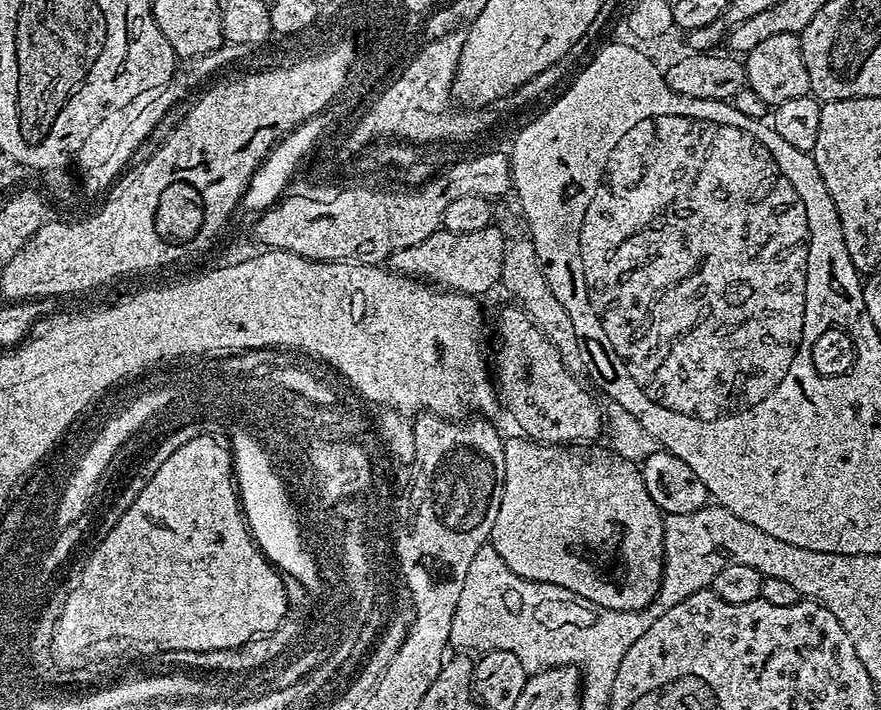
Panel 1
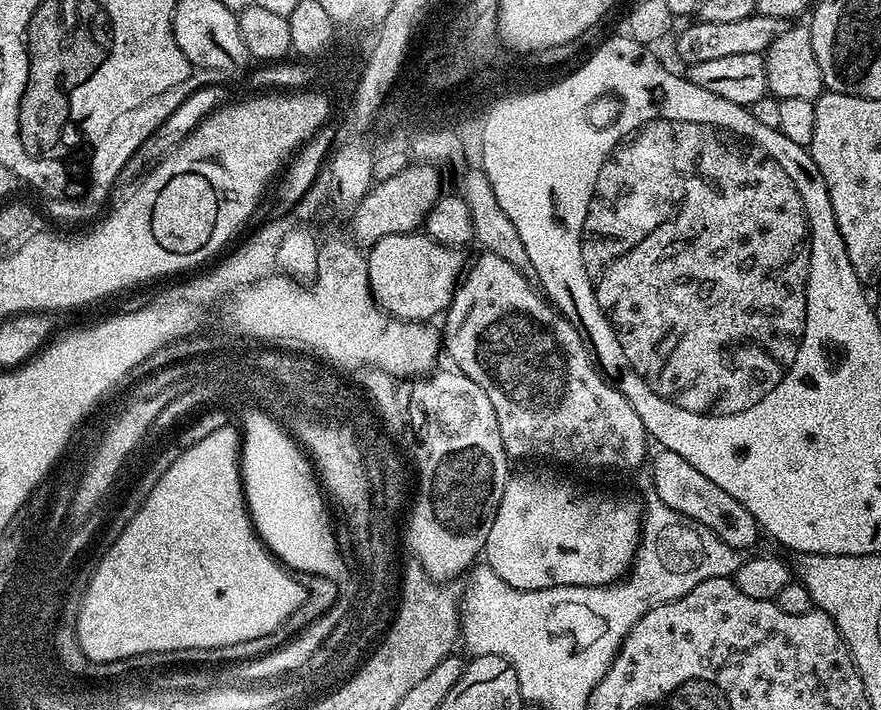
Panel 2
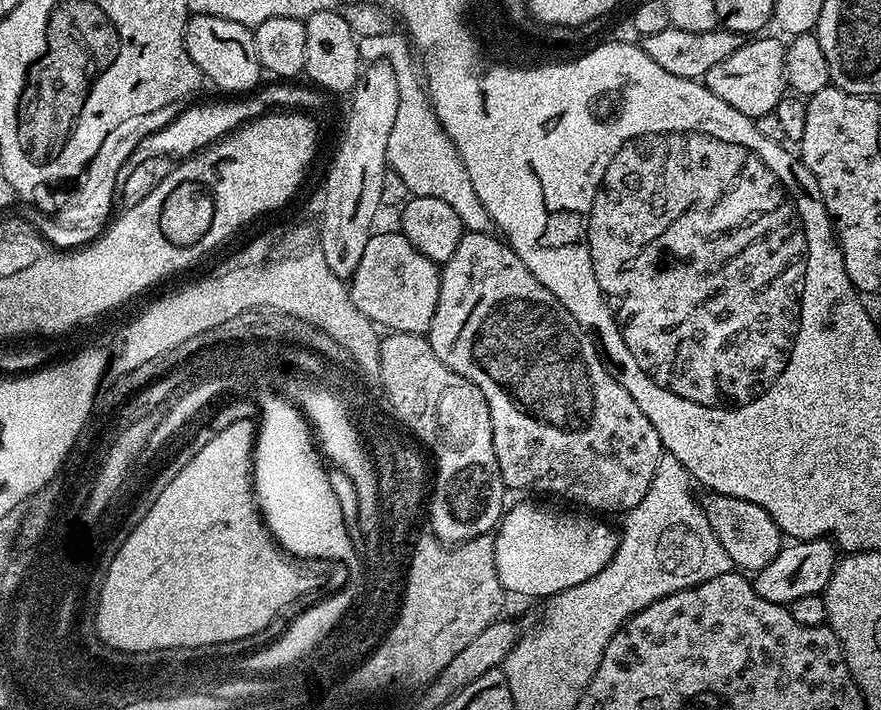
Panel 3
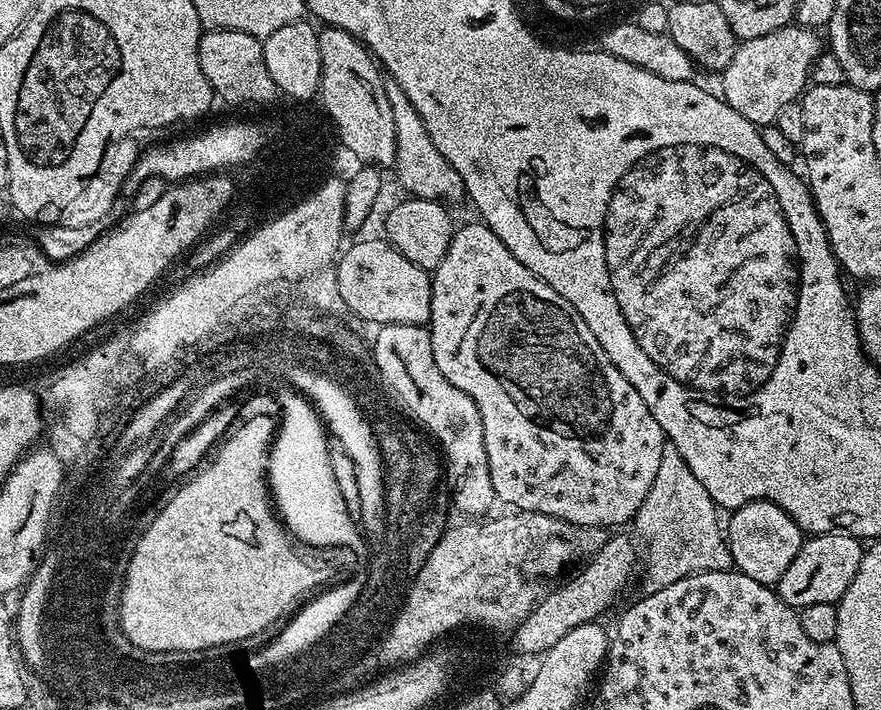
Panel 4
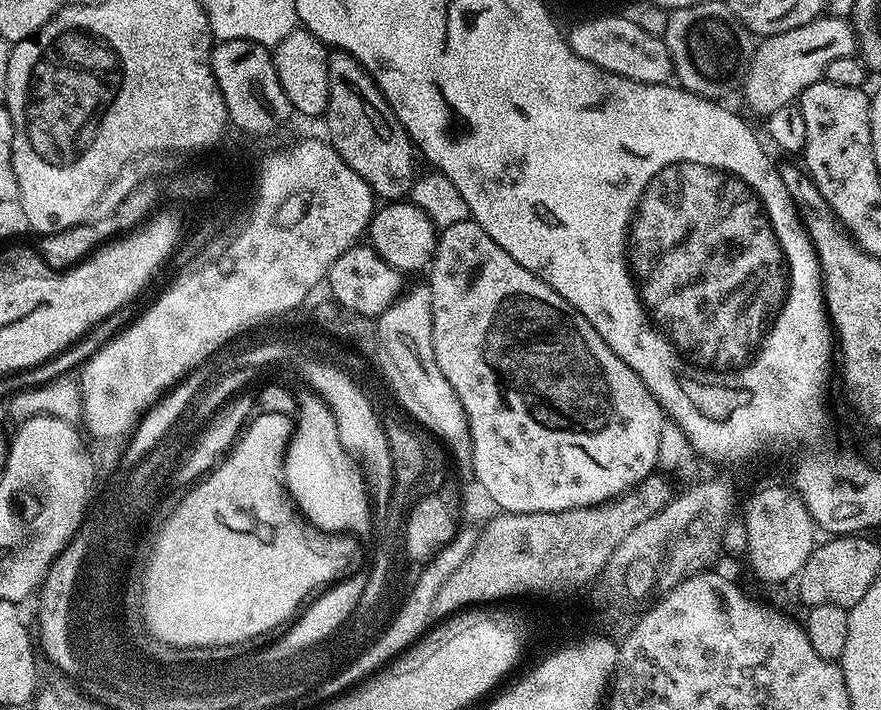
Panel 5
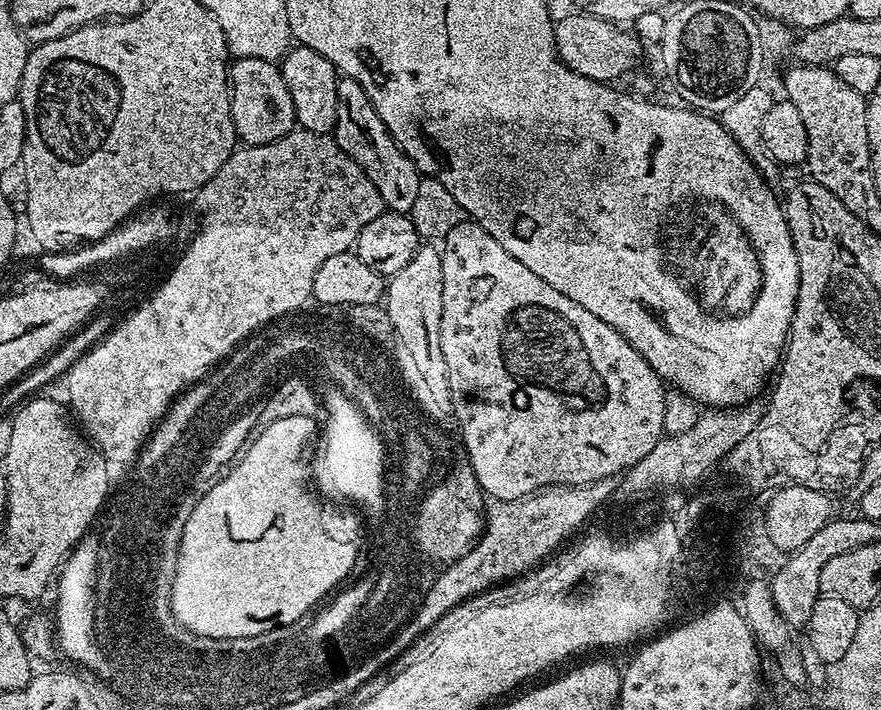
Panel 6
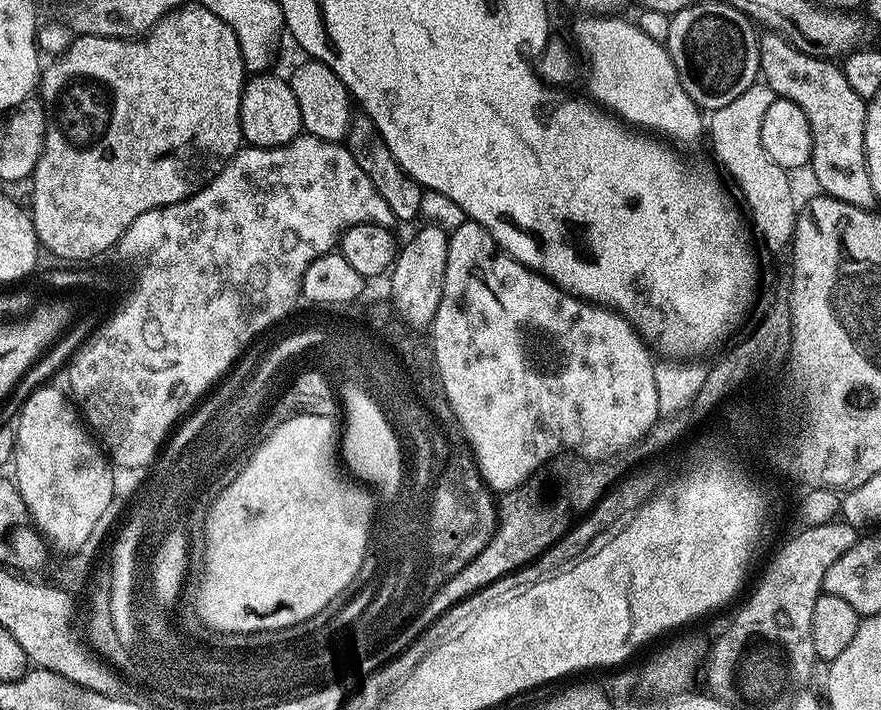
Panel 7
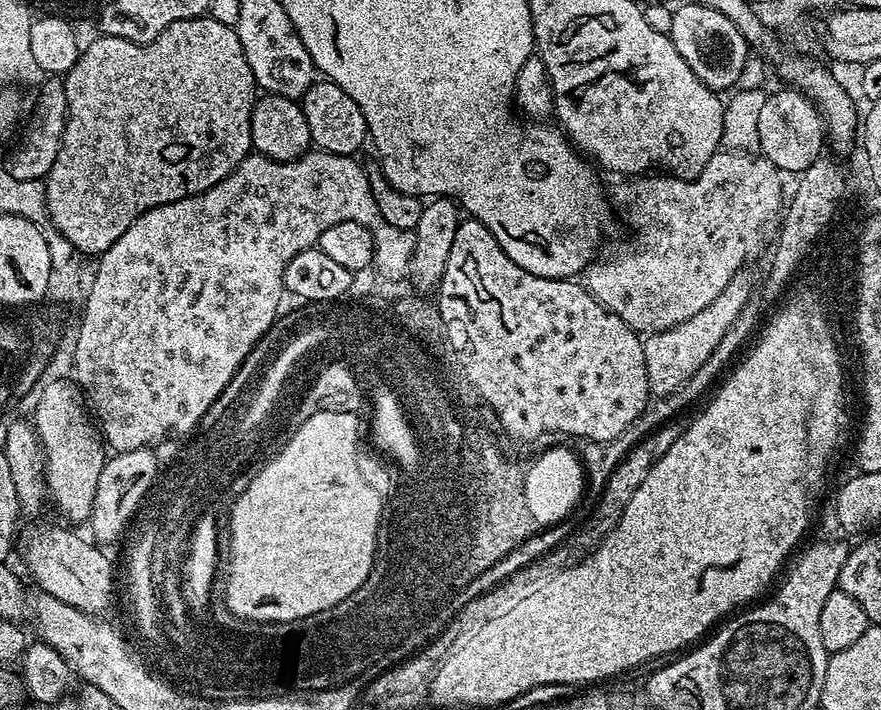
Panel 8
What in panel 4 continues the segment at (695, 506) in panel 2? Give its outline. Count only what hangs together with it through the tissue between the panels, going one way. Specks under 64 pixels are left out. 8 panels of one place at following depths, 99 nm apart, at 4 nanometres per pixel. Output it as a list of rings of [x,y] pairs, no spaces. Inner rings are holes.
[[[751,500],[729,516],[732,517],[726,520],[726,539],[735,571],[754,578],[754,582],[776,585],[790,562],[794,562],[794,554],[804,545],[805,533],[782,506],[774,506],[769,500]]]

